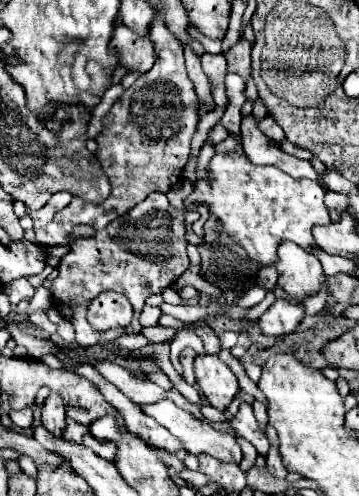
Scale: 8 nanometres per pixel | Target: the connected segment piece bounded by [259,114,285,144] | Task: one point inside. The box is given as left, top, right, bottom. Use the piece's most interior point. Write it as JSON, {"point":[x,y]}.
{"point":[270,128]}

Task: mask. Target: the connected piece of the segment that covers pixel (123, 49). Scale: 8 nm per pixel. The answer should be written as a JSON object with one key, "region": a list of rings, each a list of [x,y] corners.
{"region":[[[123,22],[119,26],[115,26],[111,44],[113,44],[113,48],[119,50],[121,66],[125,66],[127,70],[137,70],[143,74],[155,62],[155,46],[153,46],[149,34],[139,36],[131,28],[127,28]]]}

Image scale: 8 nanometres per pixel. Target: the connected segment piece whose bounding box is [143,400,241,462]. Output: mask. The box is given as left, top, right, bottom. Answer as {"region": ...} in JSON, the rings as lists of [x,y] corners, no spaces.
{"region":[[[159,400],[155,404],[147,404],[143,406],[143,412],[151,418],[155,418],[163,428],[167,428],[177,440],[183,442],[183,446],[187,448],[187,452],[191,454],[201,454],[201,452],[209,452],[211,456],[217,456],[219,460],[225,460],[225,462],[239,462],[241,460],[241,448],[235,440],[233,434],[227,434],[227,432],[217,432],[211,428],[209,422],[205,420],[197,420],[193,414],[181,410],[179,406],[175,406],[171,400]]]}

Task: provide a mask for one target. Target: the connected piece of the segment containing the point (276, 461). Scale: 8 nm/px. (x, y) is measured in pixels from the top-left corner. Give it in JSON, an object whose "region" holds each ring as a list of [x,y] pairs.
{"region":[[[271,446],[269,454],[267,454],[267,468],[269,468],[269,472],[273,476],[279,476],[279,478],[285,478],[287,476],[287,468],[281,462],[281,454],[279,454],[277,446]]]}

